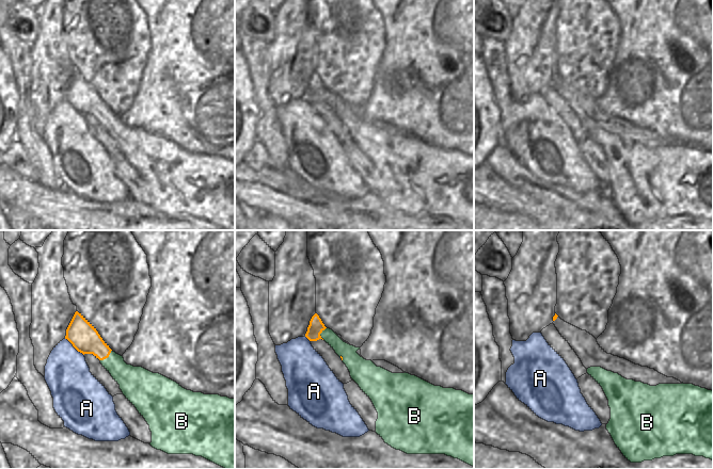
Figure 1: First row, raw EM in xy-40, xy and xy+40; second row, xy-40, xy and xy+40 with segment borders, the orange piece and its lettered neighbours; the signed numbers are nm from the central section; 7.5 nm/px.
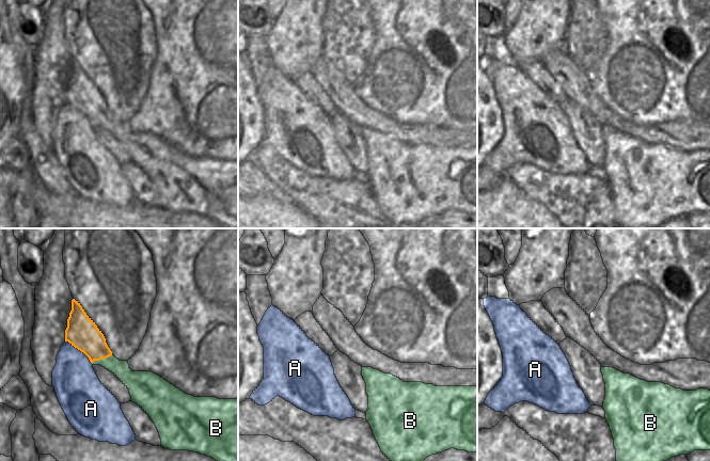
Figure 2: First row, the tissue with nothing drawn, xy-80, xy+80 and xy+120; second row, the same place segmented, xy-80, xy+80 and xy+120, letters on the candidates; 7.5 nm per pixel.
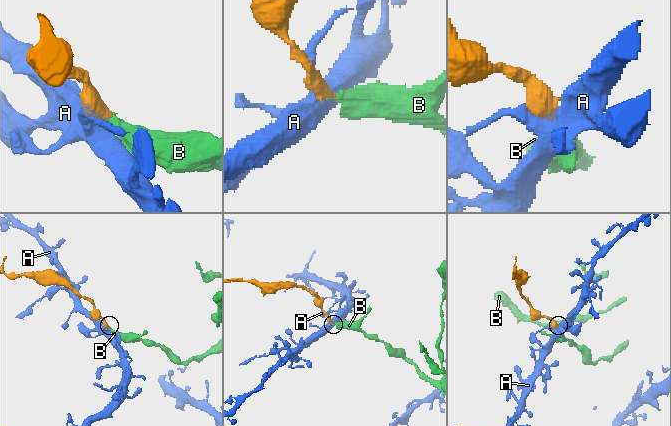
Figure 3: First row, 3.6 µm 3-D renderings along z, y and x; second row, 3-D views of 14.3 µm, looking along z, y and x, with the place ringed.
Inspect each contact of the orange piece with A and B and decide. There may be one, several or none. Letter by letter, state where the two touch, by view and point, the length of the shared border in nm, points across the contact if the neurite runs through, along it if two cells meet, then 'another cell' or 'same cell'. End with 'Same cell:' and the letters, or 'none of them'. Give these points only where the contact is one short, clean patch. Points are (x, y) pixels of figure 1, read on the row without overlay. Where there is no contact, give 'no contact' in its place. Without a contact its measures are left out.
A: contact xy-40 (74, 108); length 200 nm; another cell
B: contact xy-40 (107, 118); length 120 nm; way xy-40 (84, 99), (107, 118), (131, 141); same cell
Same cell: B

